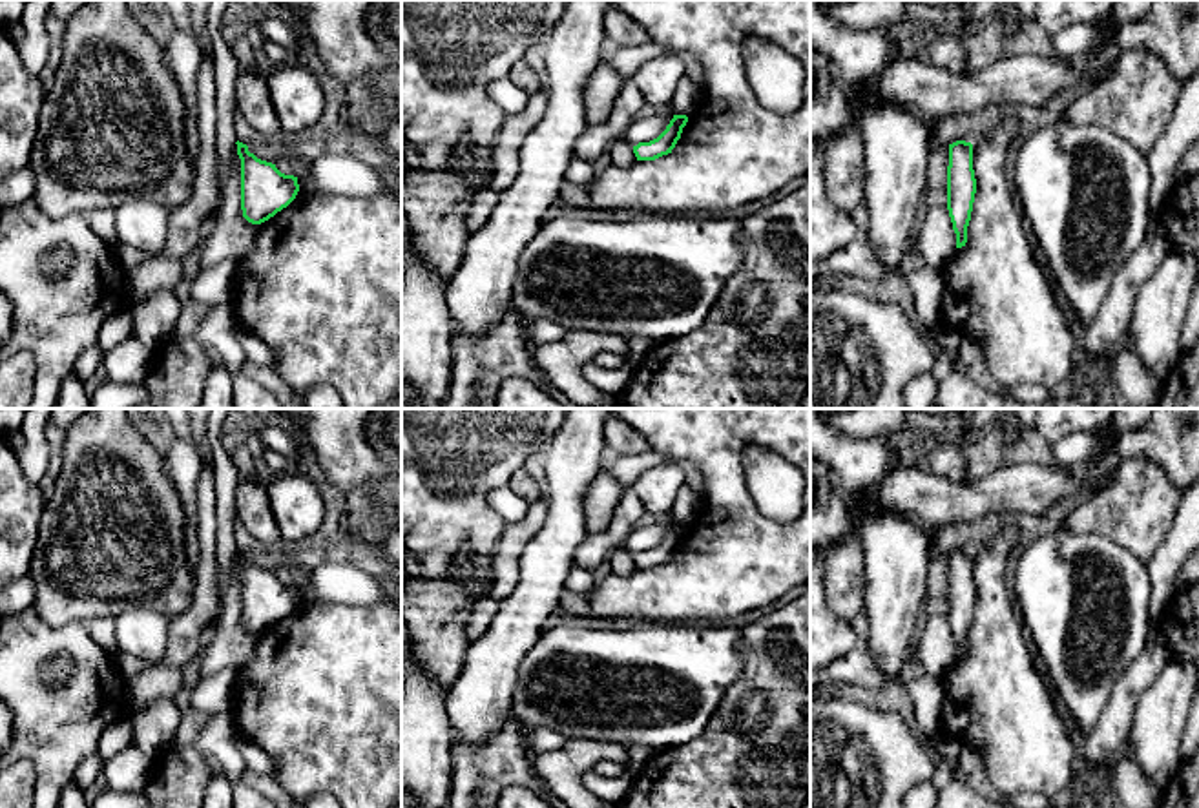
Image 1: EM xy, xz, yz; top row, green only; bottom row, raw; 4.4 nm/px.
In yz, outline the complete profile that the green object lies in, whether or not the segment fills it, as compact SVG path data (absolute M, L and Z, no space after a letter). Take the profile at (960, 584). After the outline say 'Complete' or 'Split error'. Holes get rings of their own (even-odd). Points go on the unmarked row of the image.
M956 549L949 553L947 575L947 618L956 642L956 657L967 651L967 635L971 629L976 602L973 578L973 553Z. Complete

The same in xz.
M673 523L666 538L657 547L650 551L639 551L637 554L633 554L637 569L655 569L662 564L672 562L677 549L681 547L686 531L688 531L686 523Z. Complete

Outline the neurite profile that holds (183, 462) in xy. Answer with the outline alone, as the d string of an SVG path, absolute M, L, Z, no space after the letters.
M172 434L168 438L168 449L164 451L164 461L186 513L186 542L190 549L190 565L193 576L197 576L201 562L197 533L197 482L201 476L201 458L188 441L179 438L177 434Z

